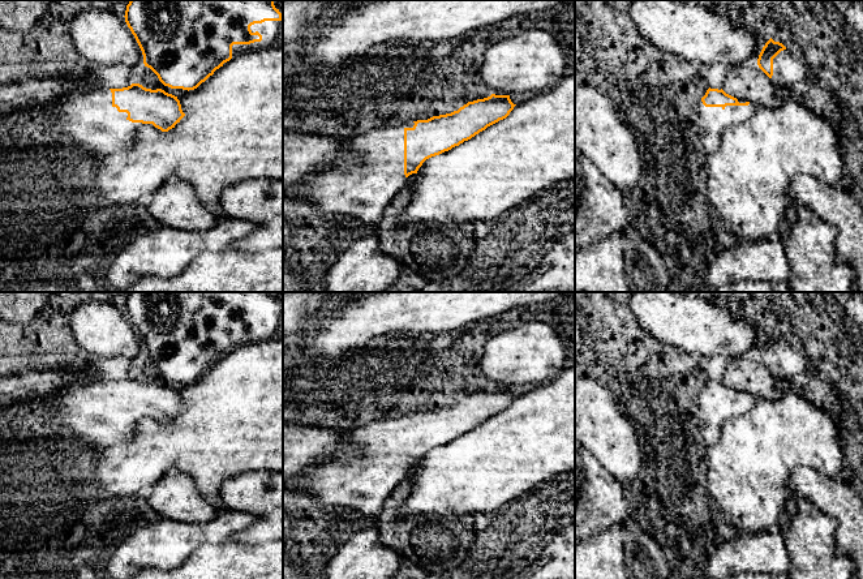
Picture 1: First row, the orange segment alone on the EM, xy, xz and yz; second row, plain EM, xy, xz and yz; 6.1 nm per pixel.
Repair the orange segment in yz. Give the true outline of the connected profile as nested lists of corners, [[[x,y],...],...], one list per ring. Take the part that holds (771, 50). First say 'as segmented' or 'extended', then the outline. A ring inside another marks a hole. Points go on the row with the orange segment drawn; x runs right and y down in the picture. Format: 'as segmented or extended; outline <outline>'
extended; outline [[[772,38],[763,47],[757,65],[774,86],[782,89],[804,81],[807,76],[804,61],[797,60],[782,43]]]

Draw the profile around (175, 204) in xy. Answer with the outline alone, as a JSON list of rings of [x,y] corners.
[[[177,175],[171,176],[145,205],[151,220],[176,230],[207,231],[218,220],[201,203],[192,185]]]

